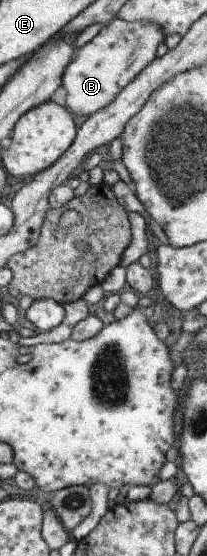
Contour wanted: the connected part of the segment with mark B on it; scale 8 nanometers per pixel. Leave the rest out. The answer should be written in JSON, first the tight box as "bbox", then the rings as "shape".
{"bbox":[63,17,164,116],"shape":[[[116,17],[103,26],[100,34],[78,50],[76,60],[68,65],[63,76],[66,102],[72,112],[92,116],[105,109],[116,97],[156,60],[156,50],[164,42],[163,26],[155,22],[134,21]]]}

